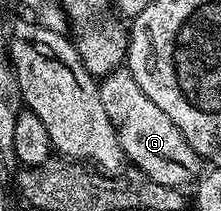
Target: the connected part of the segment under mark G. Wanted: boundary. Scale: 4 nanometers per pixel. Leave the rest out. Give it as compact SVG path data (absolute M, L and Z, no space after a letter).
M126 67L114 69L102 78L99 94L101 103L105 103L105 115L109 115L119 136L124 158L130 164L132 161L142 176L176 187L187 187L199 180L205 169L203 158L193 151L193 147L189 147L177 123L173 123L173 119L169 119L169 115L165 115L165 111L161 111L161 107L157 107L157 103L153 103L141 87L137 87Z

